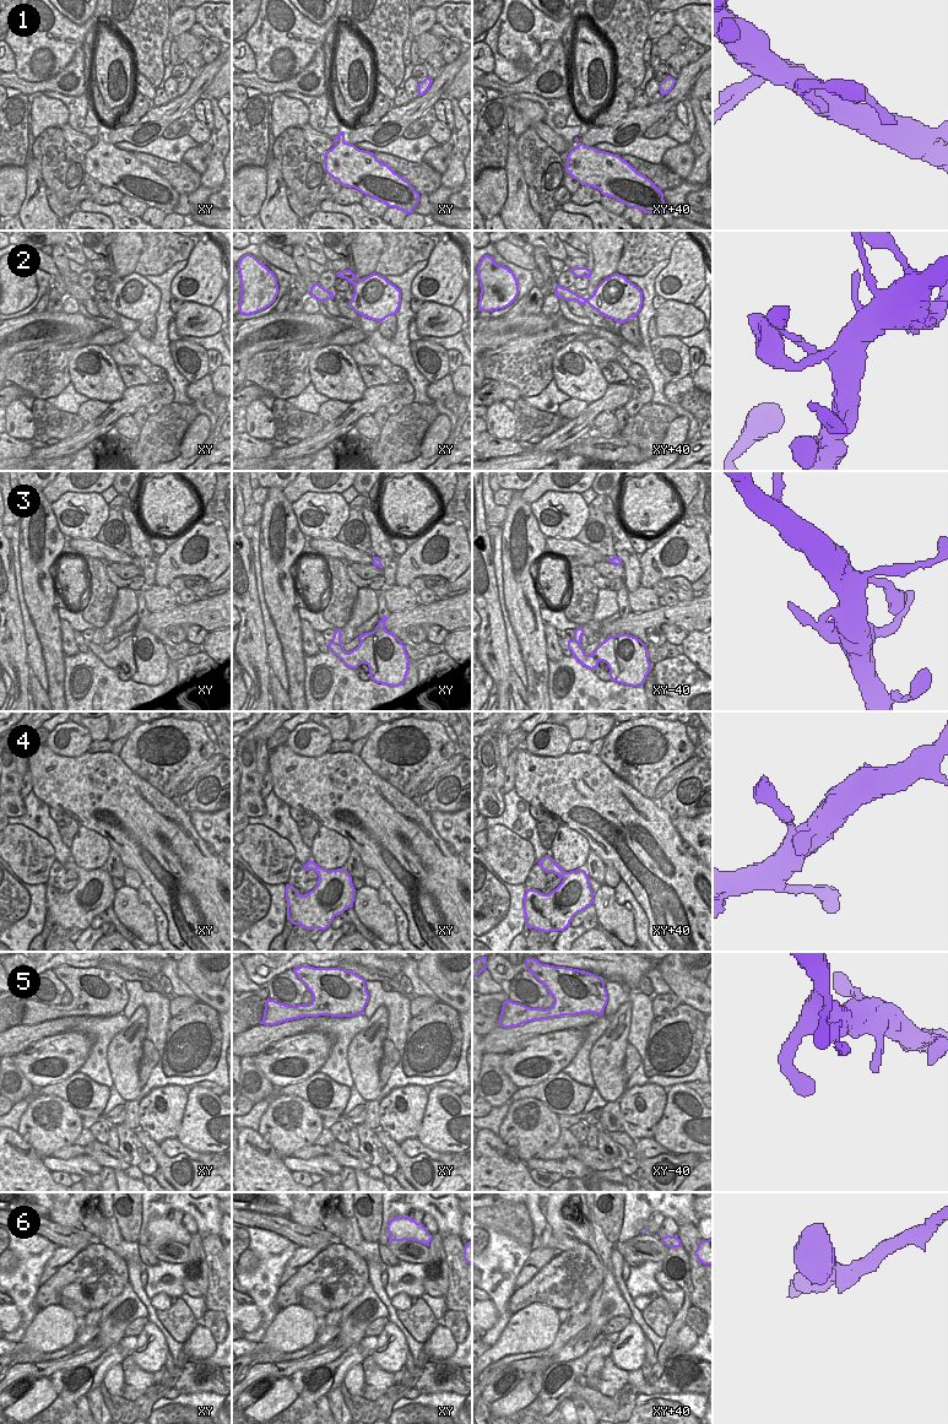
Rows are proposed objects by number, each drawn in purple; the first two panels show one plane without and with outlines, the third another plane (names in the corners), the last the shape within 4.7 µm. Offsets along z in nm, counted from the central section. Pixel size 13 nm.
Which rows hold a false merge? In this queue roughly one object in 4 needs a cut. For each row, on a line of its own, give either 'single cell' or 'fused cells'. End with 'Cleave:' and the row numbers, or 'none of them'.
1: single cell
2: single cell
3: single cell
4: single cell
5: single cell
6: single cell
Cleave: none of them

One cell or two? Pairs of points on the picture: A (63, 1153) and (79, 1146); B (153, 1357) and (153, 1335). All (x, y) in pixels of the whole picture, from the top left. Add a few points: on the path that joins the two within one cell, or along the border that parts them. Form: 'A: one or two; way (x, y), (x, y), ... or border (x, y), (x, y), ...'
A: one; way (66, 1152), (75, 1149)
B: one; way (153, 1352), (153, 1339)

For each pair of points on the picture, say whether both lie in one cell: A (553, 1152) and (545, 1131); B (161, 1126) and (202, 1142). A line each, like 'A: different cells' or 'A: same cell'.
A: different cells
B: different cells

